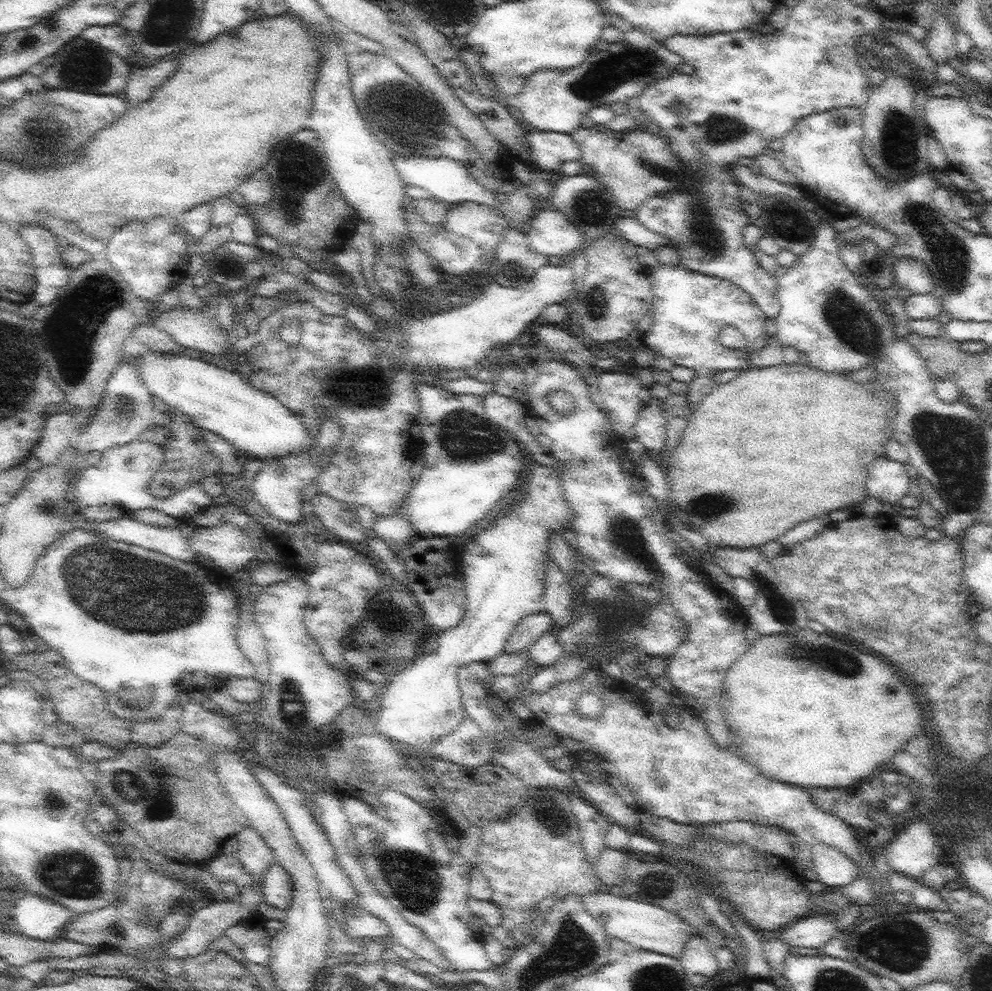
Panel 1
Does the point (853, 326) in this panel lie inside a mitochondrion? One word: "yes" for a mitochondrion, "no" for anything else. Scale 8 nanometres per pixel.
yes

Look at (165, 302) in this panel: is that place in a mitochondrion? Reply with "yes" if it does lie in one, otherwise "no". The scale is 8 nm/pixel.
no

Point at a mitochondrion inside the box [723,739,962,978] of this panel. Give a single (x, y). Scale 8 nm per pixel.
(902, 947)

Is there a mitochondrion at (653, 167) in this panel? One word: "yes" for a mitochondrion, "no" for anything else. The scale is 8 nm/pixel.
yes

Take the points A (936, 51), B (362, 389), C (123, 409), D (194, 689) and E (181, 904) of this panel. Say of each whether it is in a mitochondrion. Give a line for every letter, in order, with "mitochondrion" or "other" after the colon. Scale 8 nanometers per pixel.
A: other
B: mitochondrion
C: mitochondrion
D: other
E: other

